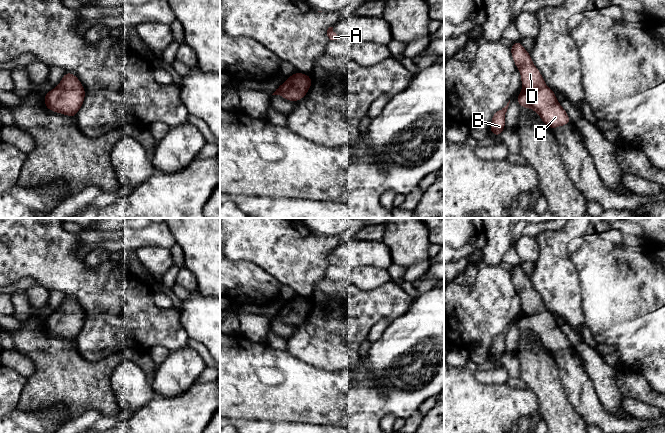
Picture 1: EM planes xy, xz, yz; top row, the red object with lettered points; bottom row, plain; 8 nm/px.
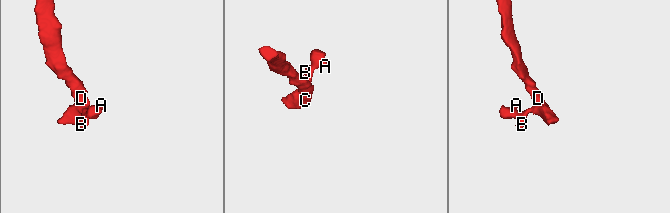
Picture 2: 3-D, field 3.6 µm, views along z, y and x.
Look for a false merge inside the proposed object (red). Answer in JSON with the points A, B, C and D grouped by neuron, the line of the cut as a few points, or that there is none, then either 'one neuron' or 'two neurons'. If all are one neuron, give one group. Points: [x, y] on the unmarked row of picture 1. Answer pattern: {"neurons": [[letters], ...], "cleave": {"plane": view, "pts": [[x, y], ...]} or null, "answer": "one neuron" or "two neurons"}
{"neurons": [["A", "B", "C", "D"]], "cleave": null, "answer": "one neuron"}

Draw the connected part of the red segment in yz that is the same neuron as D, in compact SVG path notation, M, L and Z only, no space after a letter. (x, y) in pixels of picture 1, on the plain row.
M520 265L513 266L513 285L520 295L522 315L516 324L522 332L533 333L542 346L552 354L571 347L571 343L558 326L554 315L549 312Z

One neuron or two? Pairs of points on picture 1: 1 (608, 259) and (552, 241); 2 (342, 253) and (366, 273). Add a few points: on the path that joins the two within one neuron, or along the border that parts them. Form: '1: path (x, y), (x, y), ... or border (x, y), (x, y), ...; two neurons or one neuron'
1: border (569, 256), (579, 278); two neurons
2: border (382, 268), (357, 266), (346, 273); two neurons

